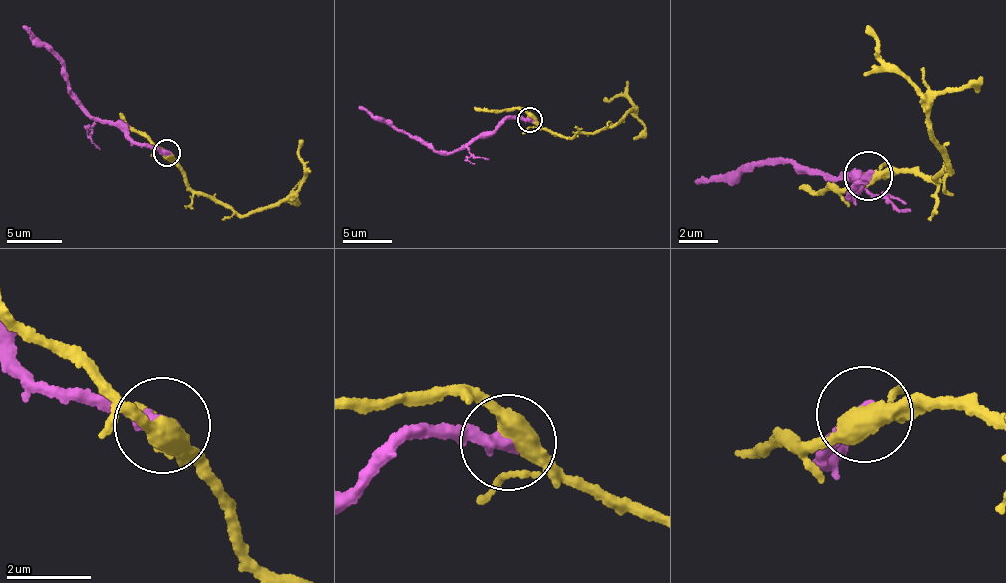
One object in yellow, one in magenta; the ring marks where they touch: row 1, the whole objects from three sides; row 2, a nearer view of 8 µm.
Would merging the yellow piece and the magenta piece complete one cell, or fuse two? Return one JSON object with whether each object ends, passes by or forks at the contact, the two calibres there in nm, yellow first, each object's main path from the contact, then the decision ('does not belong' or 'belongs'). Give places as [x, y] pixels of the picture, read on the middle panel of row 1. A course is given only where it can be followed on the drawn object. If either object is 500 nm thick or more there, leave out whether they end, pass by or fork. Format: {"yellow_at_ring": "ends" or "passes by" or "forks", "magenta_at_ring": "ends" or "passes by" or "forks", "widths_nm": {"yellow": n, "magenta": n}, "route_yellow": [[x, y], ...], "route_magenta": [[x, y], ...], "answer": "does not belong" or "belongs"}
{"yellow_at_ring": "passes by", "magenta_at_ring": "ends", "widths_nm": {"yellow": 440, "magenta": 360}, "route_yellow": [[530, 120], [563, 136], [574, 137], [615, 125], [634, 102], [623, 96], [609, 102], [603, 98]], "route_magenta": [[530, 120], [516, 115], [455, 150], [439, 151], [359, 107]], "answer": "does not belong"}

